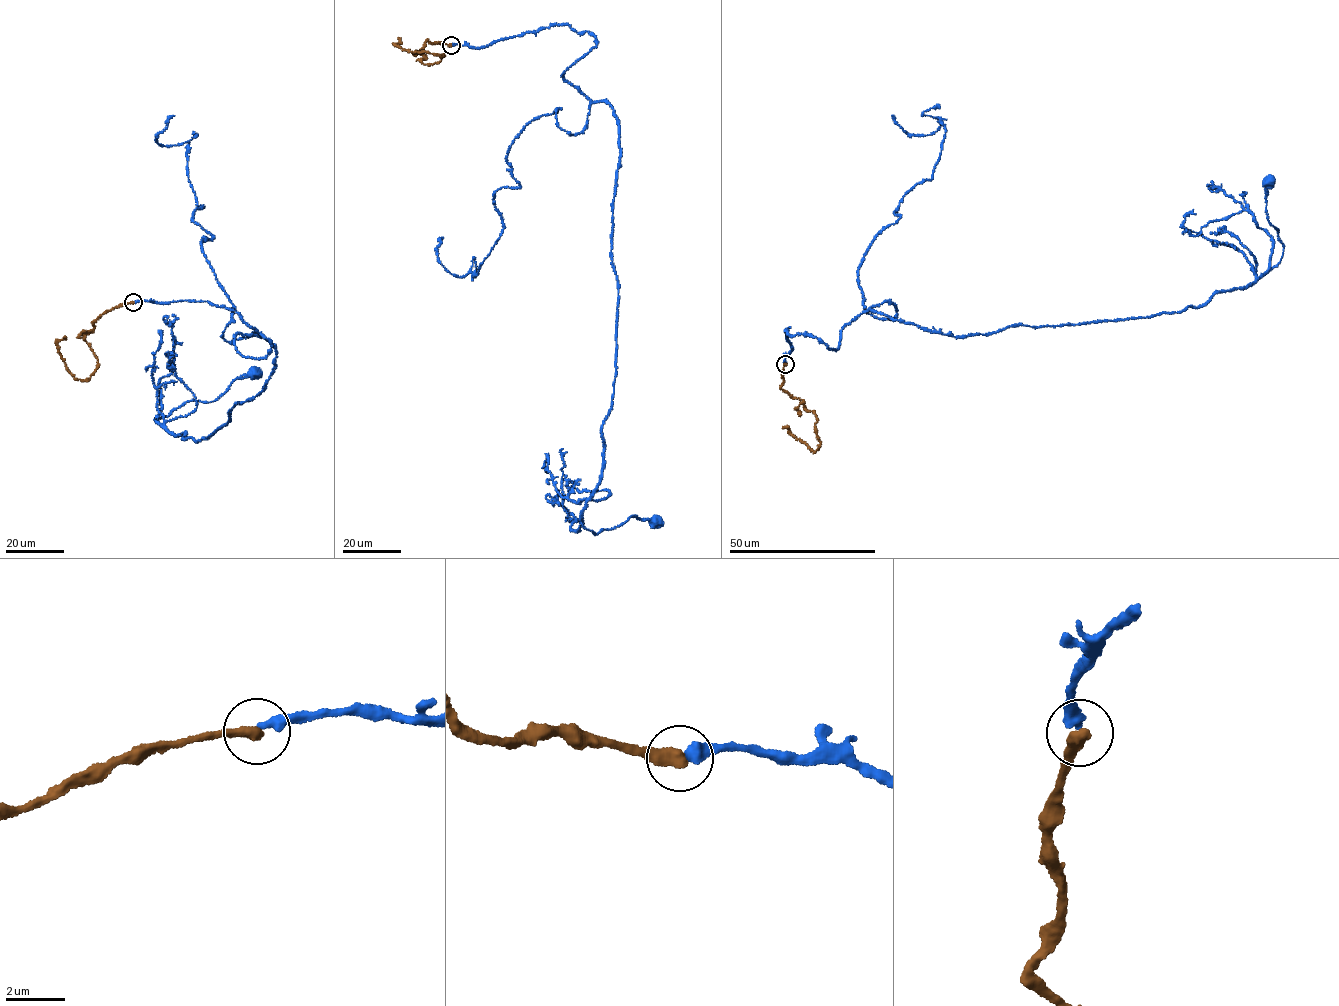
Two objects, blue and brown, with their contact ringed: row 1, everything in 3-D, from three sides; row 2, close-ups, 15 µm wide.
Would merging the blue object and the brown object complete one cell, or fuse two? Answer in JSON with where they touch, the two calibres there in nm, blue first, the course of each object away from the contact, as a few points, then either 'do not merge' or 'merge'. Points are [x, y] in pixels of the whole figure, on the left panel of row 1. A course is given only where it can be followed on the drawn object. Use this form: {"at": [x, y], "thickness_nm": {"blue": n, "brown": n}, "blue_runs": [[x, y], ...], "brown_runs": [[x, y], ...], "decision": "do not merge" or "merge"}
{"at": [133, 302], "thickness_nm": {"blue": 360, "brown": 420}, "blue_runs": [[133, 302], [275, 349], [176, 437], [154, 420], [254, 371]], "brown_runs": [[133, 302], [107, 310], [86, 335], [98, 360], [89, 379], [75, 379], [67, 369], [57, 343], [64, 337]], "decision": "do not merge"}

